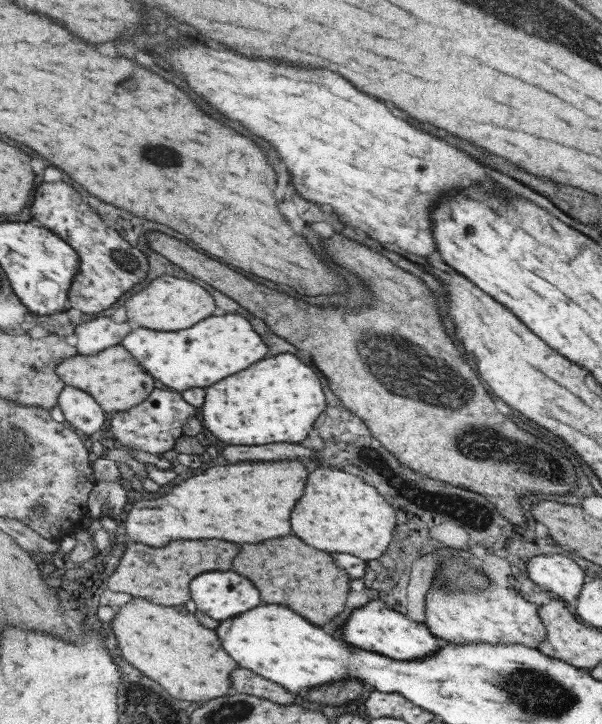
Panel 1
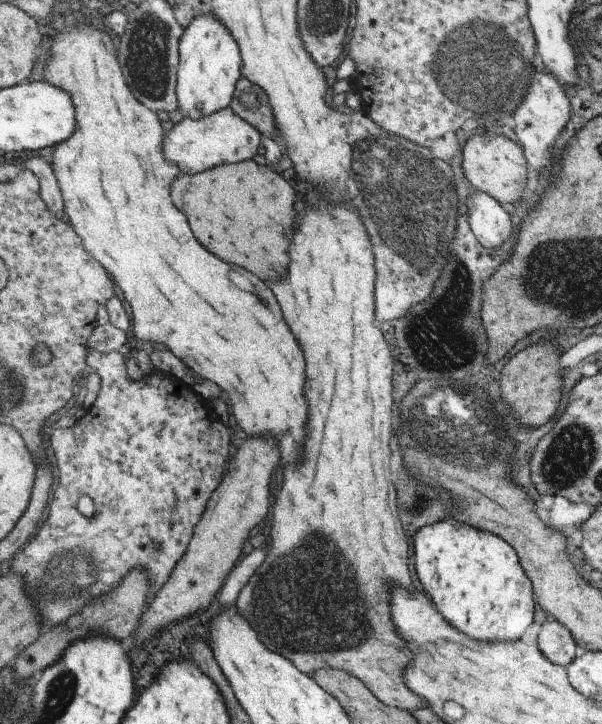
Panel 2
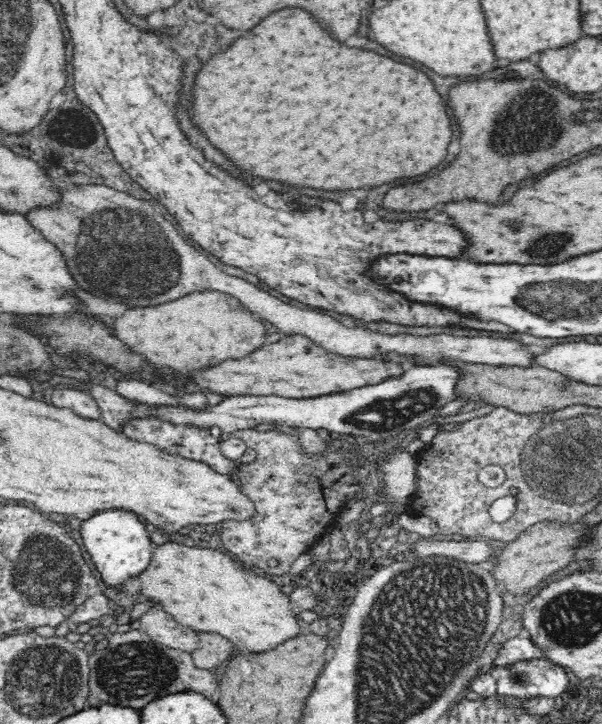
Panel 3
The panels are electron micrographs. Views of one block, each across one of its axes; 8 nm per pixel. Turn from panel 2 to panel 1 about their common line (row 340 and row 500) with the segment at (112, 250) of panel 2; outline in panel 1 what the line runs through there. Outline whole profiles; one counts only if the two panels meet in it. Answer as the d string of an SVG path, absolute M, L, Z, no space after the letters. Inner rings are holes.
M303 460L215 466L201 476L185 480L157 500L148 497L137 502L127 515L126 530L135 542L159 548L171 540L217 538L255 544L287 536L291 534L293 508L305 492L309 474L307 462Z

